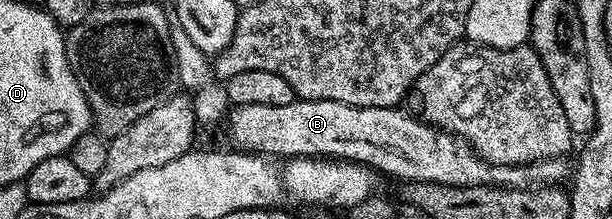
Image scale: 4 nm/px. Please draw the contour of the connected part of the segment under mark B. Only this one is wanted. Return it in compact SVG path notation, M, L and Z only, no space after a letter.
M295 98L289 105L241 105L235 107L230 112L231 119L231 139L236 148L242 149L248 153L258 153L263 157L276 157L275 155L283 155L282 157L330 157L338 161L346 161L348 163L362 163L365 167L370 167L372 171L380 176L392 175L395 181L425 181L426 183L444 183L445 185L453 185L454 187L529 187L538 189L548 185L562 184L568 178L569 167L563 164L562 158L542 159L536 163L524 163L522 167L500 167L493 163L487 163L484 159L476 155L475 150L468 145L464 139L457 135L451 135L448 131L440 131L437 127L432 127L430 123L422 118L414 119L411 115L406 115L403 109L399 107L354 107L353 105L345 105L341 101L313 101L312 99Z

